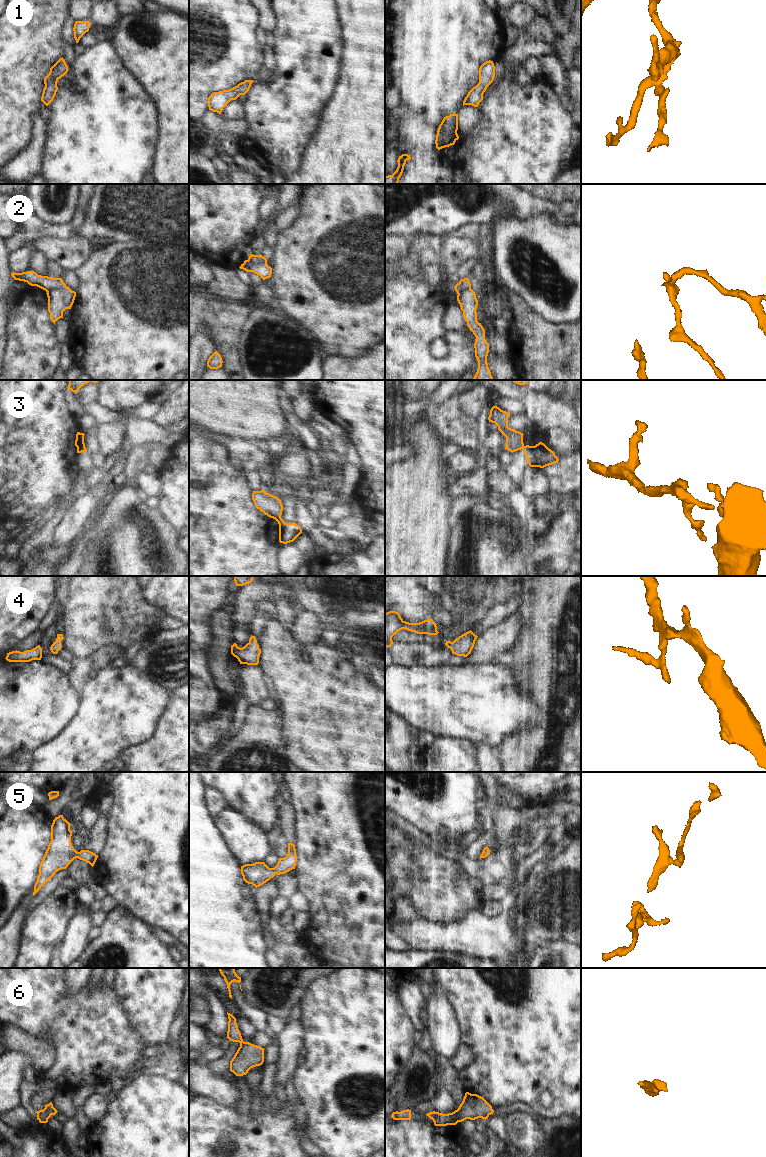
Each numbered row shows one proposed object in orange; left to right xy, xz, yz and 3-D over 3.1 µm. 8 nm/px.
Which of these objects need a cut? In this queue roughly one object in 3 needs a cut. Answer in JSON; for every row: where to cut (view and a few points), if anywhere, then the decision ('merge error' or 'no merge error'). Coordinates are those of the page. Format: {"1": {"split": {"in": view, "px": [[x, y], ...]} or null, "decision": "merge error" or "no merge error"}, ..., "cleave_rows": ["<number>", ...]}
{"1": {"split": null, "decision": "no merge error"}, "2": {"split": {"in": "xz", "px": [[248, 259], [250, 263], [266, 261]]}, "decision": "merge error"}, "3": {"split": {"in": "xz", "px": [[280, 517], [276, 520]]}, "decision": "merge error"}, "4": {"split": null, "decision": "no merge error"}, "5": {"split": null, "decision": "no merge error"}, "6": {"split": null, "decision": "no merge error"}, "cleave_rows": ["2", "3"]}

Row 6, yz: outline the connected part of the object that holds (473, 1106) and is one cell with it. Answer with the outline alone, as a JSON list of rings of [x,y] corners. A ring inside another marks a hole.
[[[466,1092],[459,1108],[454,1112],[443,1114],[433,1111],[426,1115],[433,1120],[435,1126],[447,1126],[456,1125],[466,1119],[486,1120],[493,1112],[492,1106],[483,1097]]]

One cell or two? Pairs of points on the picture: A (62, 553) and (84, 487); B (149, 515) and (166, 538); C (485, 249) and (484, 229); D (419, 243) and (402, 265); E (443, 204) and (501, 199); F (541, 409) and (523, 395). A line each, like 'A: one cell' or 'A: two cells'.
A: two cells
B: one cell
C: one cell
D: one cell
E: one cell
F: one cell

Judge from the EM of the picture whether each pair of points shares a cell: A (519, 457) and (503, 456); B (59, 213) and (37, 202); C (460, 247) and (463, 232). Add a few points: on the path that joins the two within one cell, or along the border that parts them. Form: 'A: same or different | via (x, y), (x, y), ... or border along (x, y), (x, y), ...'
A: different | border along (513, 453), (513, 459), (505, 467)
B: same | via (54, 212), (51, 212), (42, 203)
C: different | border along (452, 233), (459, 237), (477, 239)

